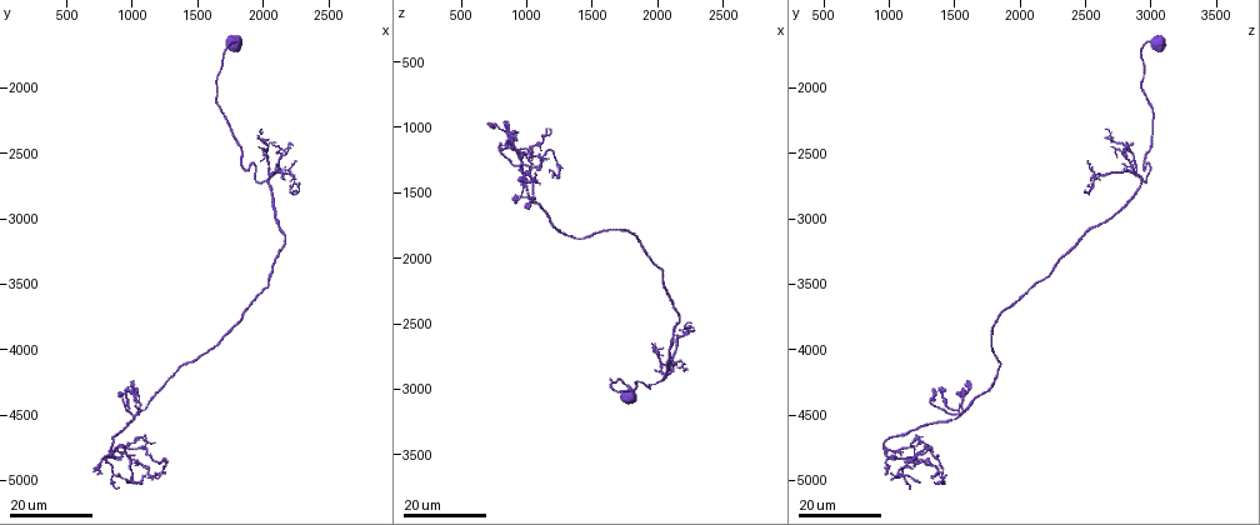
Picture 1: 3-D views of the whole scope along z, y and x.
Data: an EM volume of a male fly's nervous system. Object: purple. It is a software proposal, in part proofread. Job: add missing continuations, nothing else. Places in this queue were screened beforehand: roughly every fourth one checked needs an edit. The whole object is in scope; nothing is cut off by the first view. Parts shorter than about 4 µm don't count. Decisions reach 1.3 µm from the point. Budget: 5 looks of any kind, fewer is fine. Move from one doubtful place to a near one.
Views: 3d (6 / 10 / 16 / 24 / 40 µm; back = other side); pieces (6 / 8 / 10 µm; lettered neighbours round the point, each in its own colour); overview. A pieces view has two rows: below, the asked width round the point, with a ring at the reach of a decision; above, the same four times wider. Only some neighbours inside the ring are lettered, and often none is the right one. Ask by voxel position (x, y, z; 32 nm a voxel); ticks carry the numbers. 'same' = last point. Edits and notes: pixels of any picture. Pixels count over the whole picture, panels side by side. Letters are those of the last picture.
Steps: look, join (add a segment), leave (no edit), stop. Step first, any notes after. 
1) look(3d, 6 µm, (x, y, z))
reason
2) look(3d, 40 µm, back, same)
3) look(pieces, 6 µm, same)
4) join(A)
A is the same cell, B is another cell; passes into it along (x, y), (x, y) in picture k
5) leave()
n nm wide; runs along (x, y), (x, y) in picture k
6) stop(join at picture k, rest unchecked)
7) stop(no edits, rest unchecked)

look(3d, 16 µm, (1100, 4960, 1420))
an open end

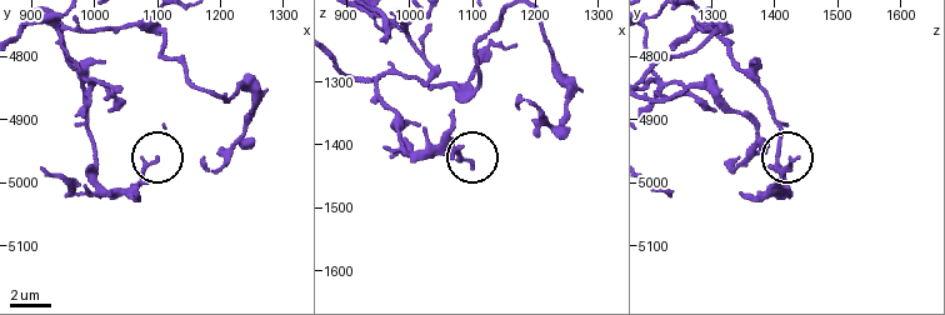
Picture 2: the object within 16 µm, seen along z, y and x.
look(pieces, 8 µm, (1095, 4960, 1435))
what lies round it

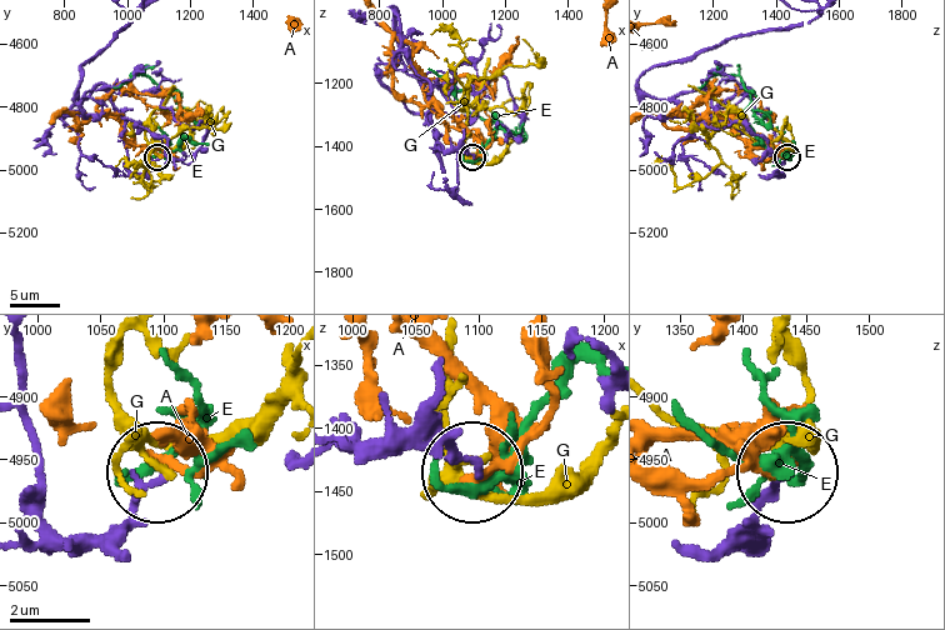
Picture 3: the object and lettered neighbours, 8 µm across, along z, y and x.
leave()
A, E and G are other cells; runs along (23, 356), (33, 488), (53, 528), (103, 534), (160, 470) in picture 3; no lettered segment goes on from it

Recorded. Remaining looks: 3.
look(3d, 24 µm, (980, 4900, 1180))
free end

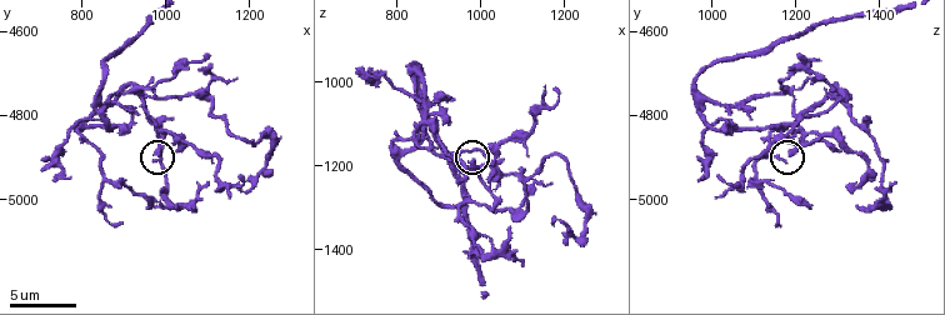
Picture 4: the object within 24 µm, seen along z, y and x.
look(3d, 10 µm, (985, 4890, 1190))

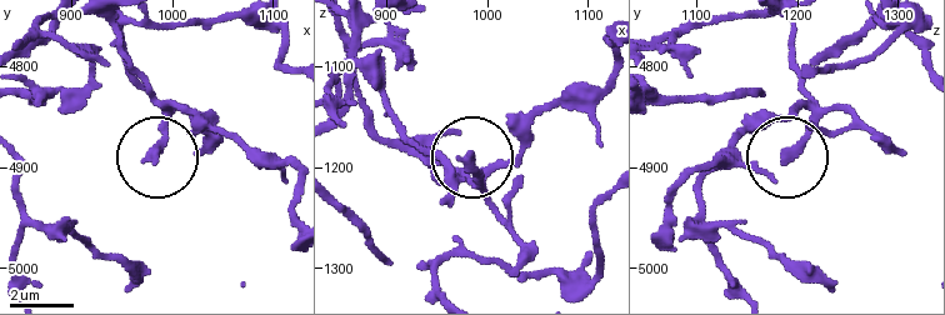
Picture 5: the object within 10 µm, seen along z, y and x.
look(pieces, 6 µm, (978, 4892, 1190))

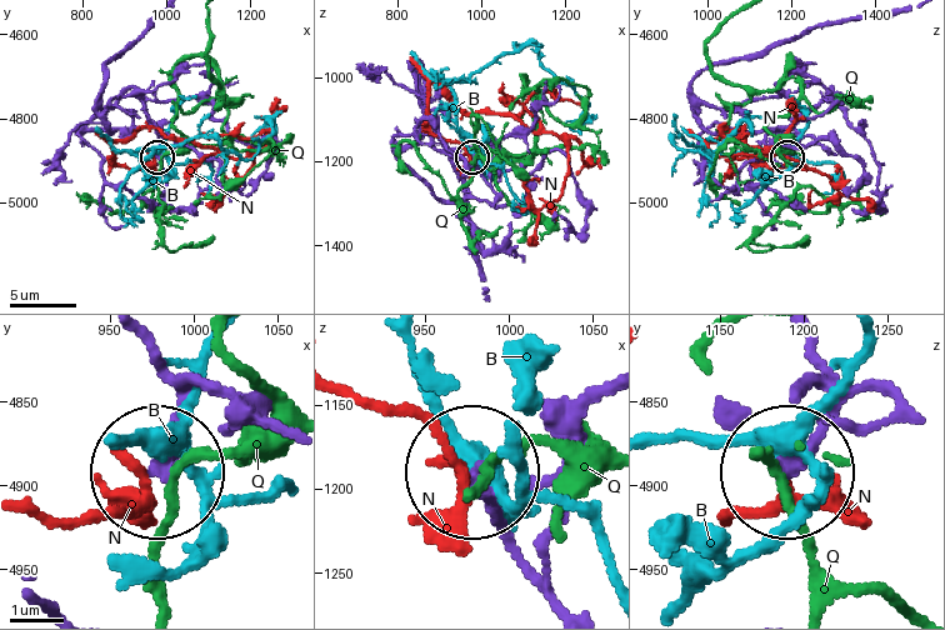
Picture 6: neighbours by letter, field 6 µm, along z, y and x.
leave()
B, N and Q are other cells; runs along (134, 338), (174, 405), (165, 468) in picture 6; none of them fits

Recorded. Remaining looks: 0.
stop(no edits, rest unchecked)

